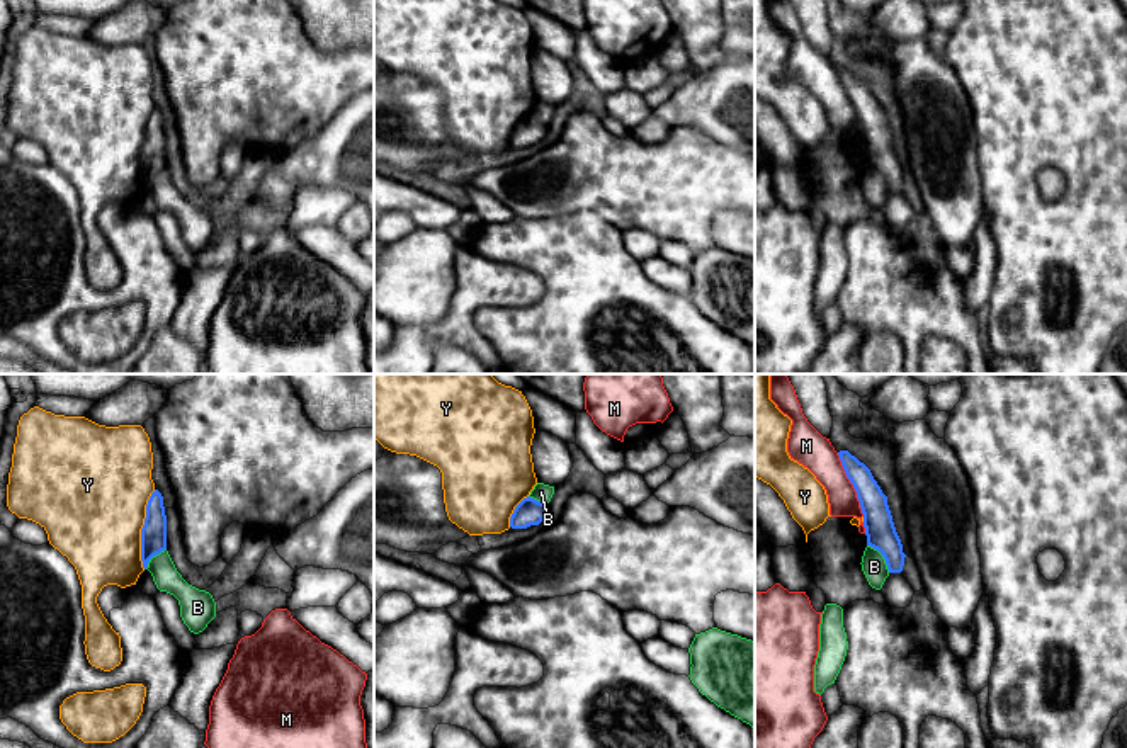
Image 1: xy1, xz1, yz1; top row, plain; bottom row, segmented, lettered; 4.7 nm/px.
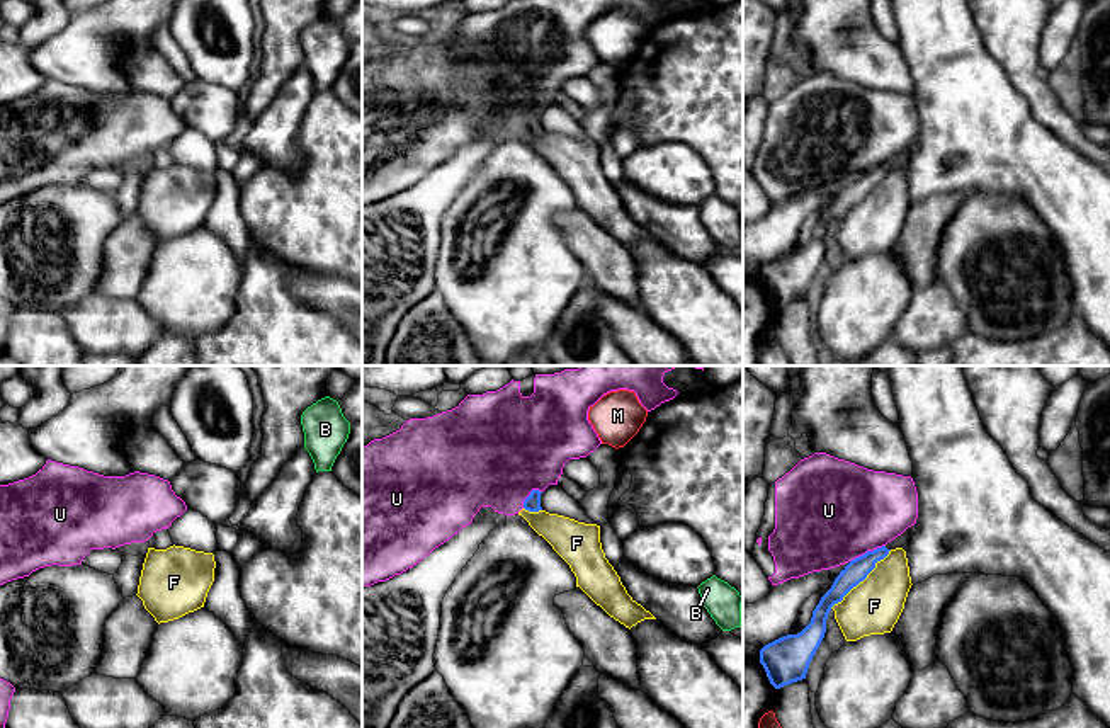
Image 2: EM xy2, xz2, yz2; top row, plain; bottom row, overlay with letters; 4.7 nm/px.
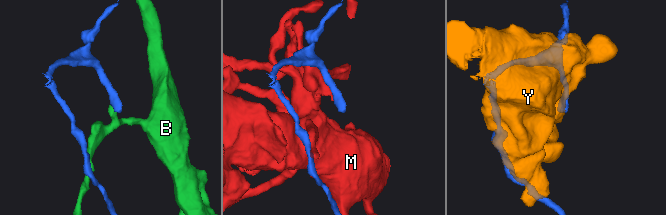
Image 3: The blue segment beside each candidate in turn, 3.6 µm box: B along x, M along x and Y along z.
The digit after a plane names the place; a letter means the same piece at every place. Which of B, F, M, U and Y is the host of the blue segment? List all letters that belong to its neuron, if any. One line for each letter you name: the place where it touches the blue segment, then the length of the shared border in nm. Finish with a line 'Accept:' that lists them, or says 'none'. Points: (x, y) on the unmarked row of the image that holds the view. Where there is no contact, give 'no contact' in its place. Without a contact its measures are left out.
Accept: none

